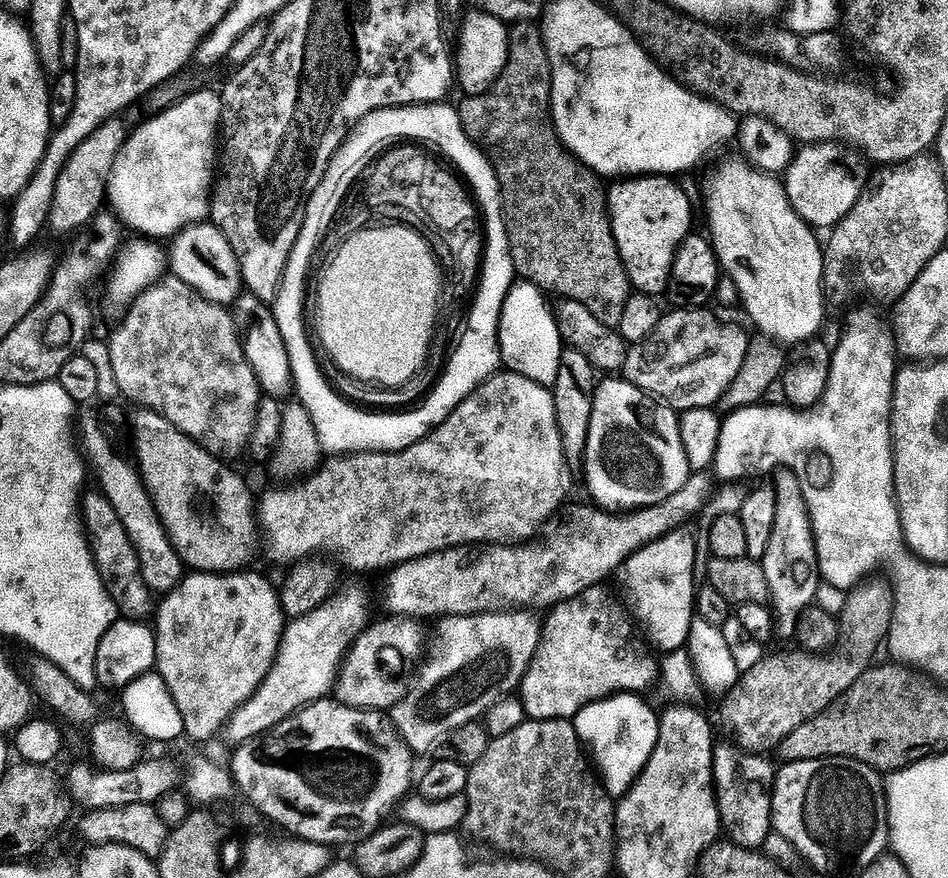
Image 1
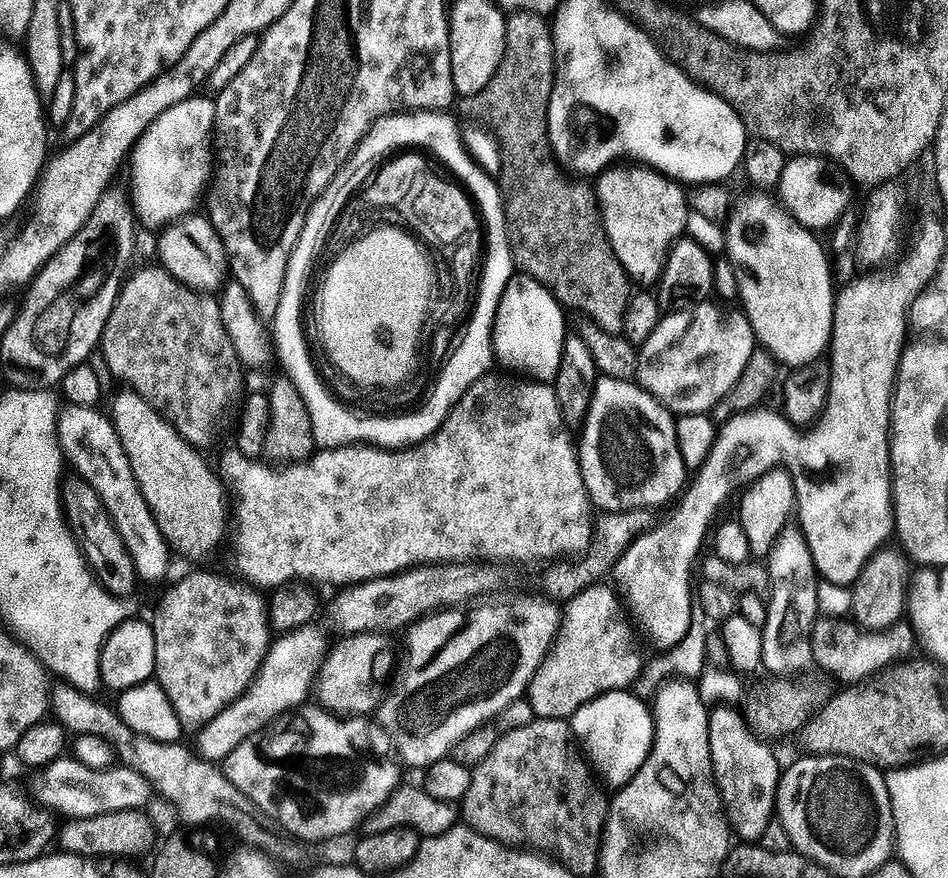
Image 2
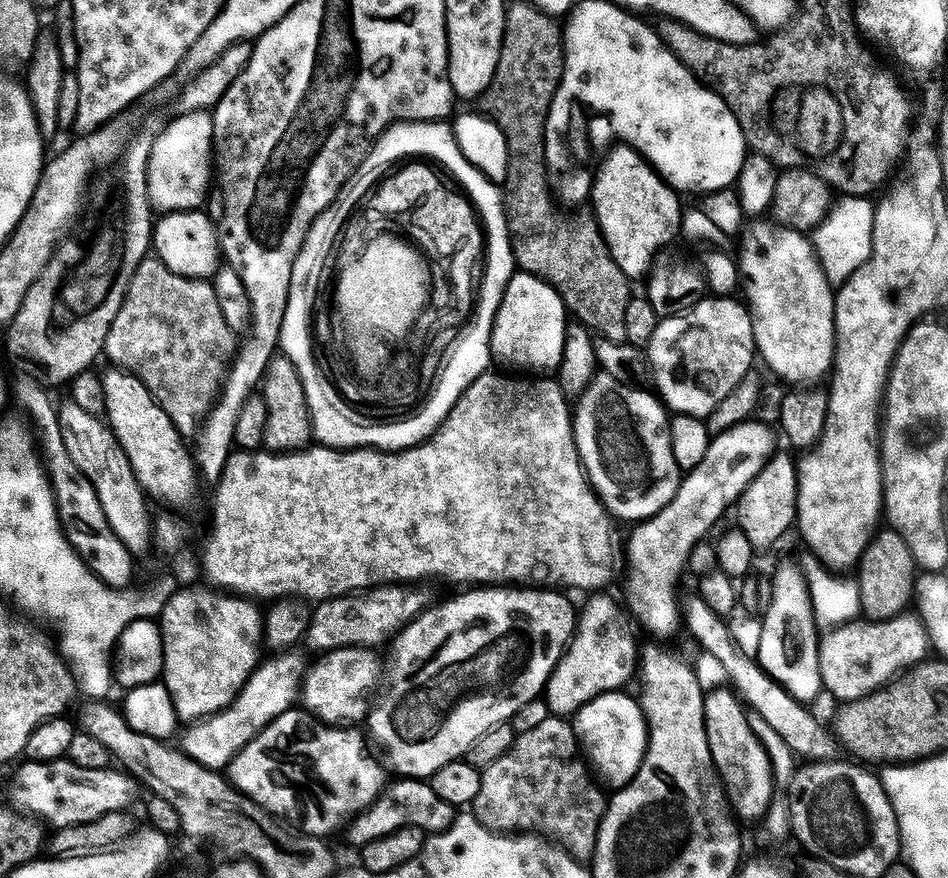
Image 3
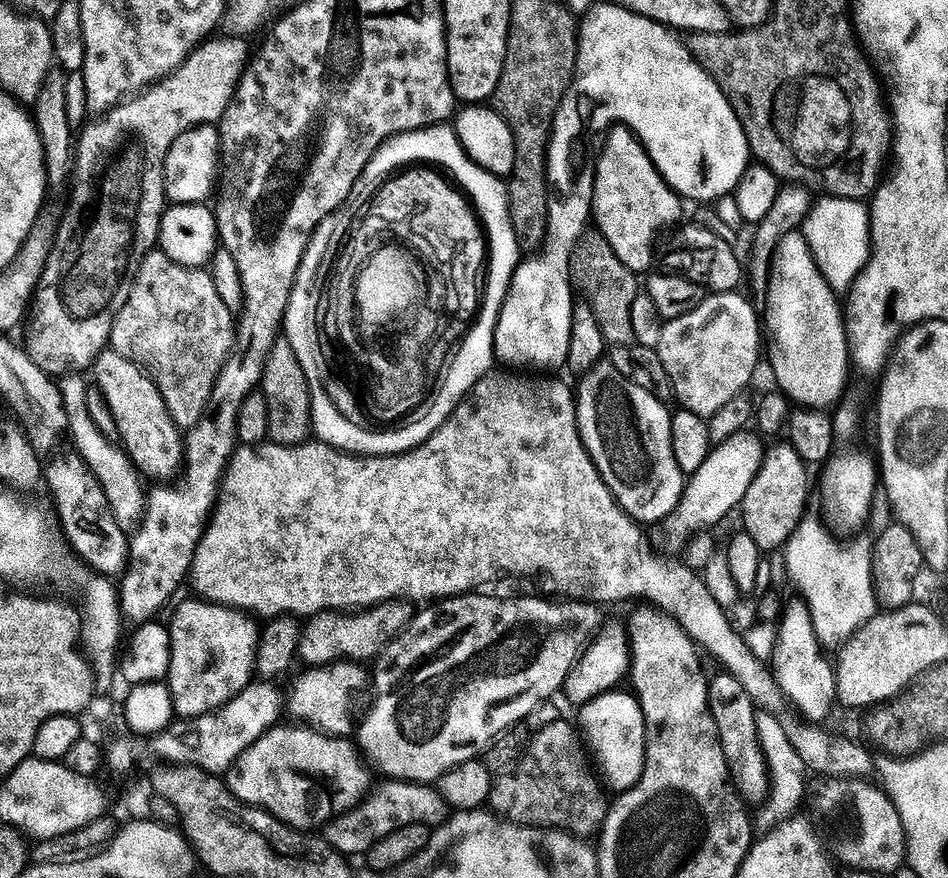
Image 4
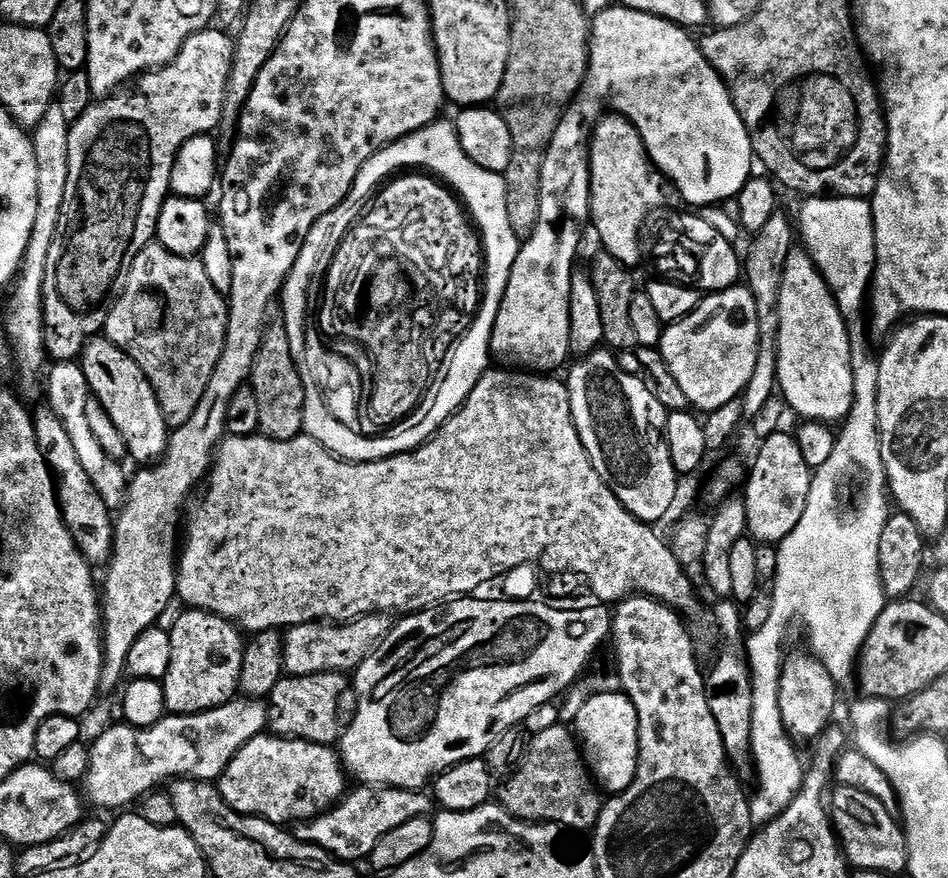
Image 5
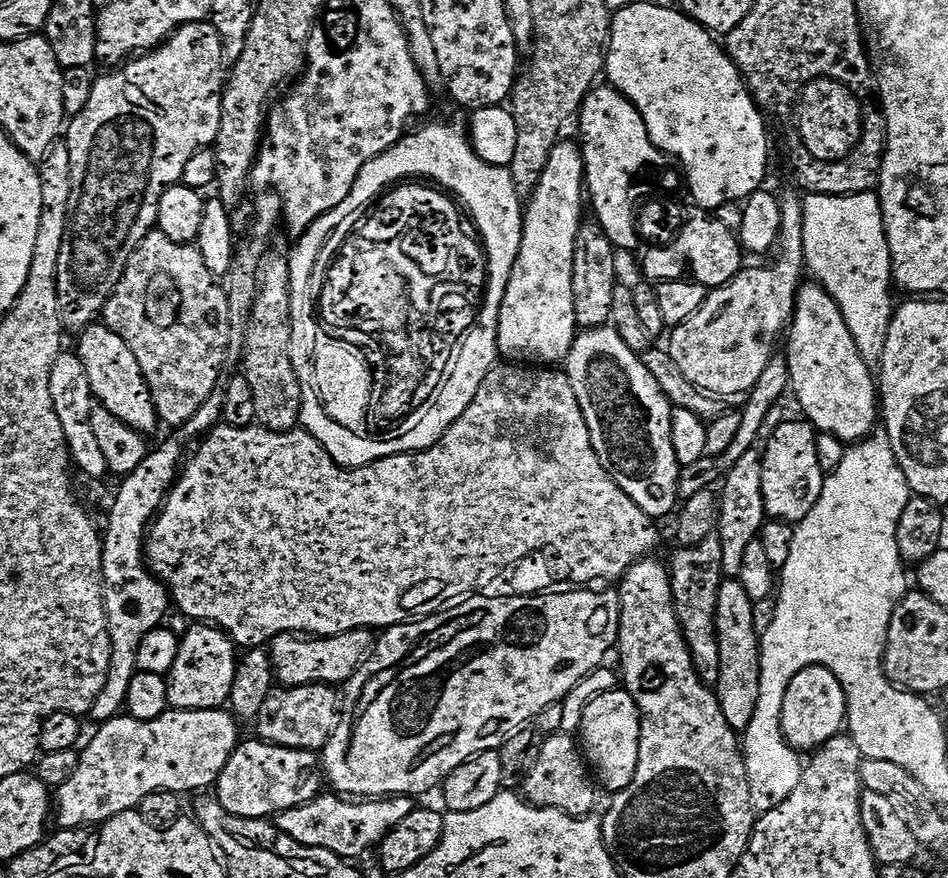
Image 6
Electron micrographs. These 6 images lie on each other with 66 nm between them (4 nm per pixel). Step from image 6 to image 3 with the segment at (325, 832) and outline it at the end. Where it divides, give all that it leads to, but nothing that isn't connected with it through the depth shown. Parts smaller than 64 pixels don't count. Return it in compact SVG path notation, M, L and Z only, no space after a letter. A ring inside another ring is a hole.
M411 778L397 779L397 784L385 787L380 797L369 808L361 812L355 820L347 825L348 840L356 850L364 848L378 838L386 838L386 834L394 834L394 830L417 828L425 834L445 832L456 821L458 809L443 798L434 794L431 783Z

